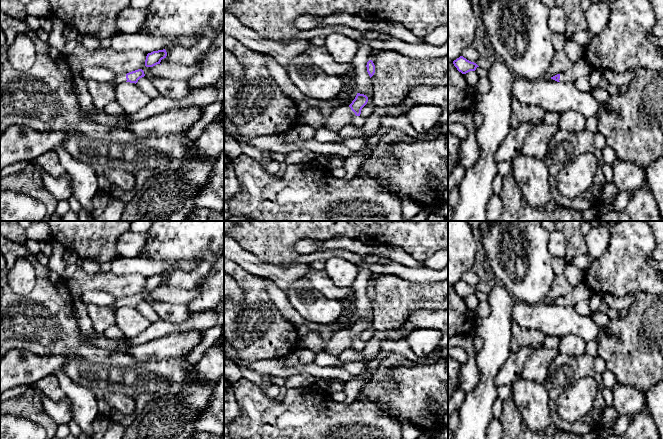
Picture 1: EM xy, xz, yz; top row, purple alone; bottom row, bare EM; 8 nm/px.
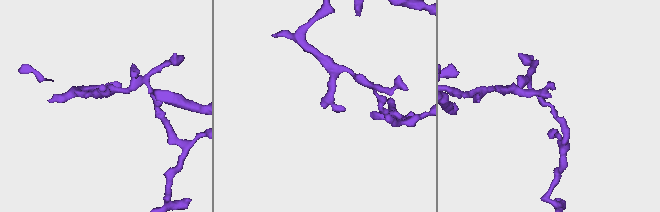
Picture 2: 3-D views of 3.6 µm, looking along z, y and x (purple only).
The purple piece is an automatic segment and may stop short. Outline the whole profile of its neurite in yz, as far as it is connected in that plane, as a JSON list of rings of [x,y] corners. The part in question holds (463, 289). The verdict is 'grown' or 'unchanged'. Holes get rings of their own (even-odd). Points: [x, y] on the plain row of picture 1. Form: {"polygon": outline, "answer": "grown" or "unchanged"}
{"polygon": [[[460,280],[456,284],[454,284],[453,288],[462,298],[466,298],[470,295],[475,295],[476,292],[479,291],[476,287],[467,284],[463,280]]], "answer": "unchanged"}

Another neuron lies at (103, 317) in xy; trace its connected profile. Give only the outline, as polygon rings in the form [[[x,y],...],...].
[[[88,304],[86,308],[96,333],[104,334],[112,325],[116,324],[116,309],[112,305],[97,306]]]

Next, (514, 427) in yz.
[[[512,397],[503,402],[499,420],[503,427],[501,439],[581,439],[580,434],[566,432],[556,426],[543,433],[530,430]]]

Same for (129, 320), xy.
[[[123,306],[115,312],[116,325],[126,338],[134,338],[147,330],[152,322],[135,307]]]

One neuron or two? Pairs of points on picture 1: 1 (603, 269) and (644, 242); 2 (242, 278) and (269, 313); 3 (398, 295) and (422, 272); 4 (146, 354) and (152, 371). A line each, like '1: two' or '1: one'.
1: one
2: one
3: two
4: two

